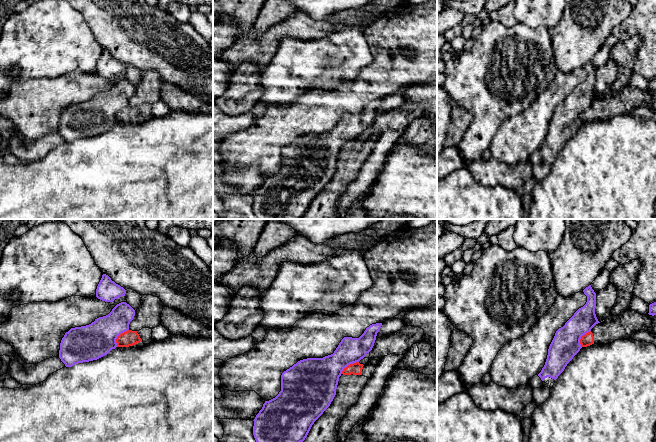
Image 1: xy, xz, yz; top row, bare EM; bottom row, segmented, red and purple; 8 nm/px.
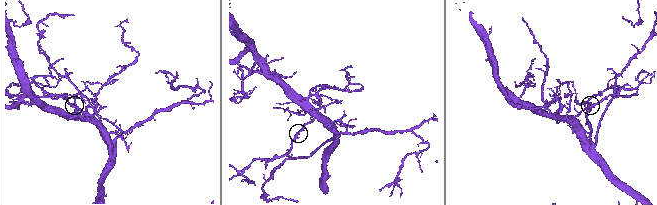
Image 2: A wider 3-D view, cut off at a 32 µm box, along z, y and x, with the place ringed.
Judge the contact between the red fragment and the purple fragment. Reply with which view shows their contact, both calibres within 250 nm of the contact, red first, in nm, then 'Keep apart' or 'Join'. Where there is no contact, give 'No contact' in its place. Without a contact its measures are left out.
Touches red in xy. Thickness 130 nm (red) against 280 nm. Keep apart

